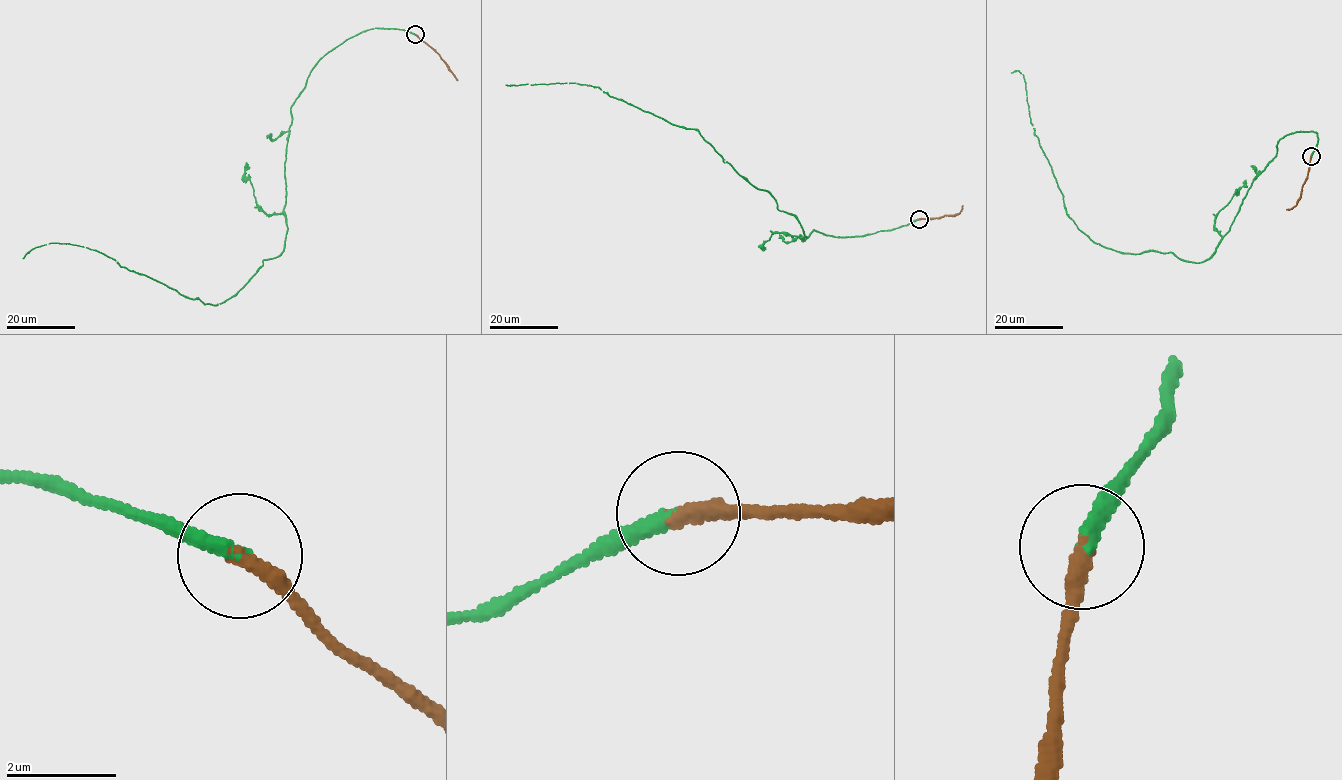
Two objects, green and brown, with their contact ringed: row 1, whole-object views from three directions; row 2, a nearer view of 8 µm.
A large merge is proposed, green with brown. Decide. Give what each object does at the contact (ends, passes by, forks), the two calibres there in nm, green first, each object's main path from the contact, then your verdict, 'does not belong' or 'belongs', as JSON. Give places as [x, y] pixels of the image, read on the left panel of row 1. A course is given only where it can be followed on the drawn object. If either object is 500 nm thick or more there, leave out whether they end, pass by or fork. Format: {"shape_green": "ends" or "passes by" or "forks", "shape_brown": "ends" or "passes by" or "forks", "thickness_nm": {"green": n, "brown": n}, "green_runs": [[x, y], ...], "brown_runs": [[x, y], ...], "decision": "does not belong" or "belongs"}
{"shape_green": "ends", "shape_brown": "ends", "thickness_nm": {"green": 280, "brown": 320}, "green_runs": [[415, 34], [370, 29], [318, 60], [290, 109], [283, 249], [231, 298], [186, 297], [86, 247], [23, 258]], "brown_runs": [[415, 34], [433, 49], [457, 80]], "decision": "belongs"}

